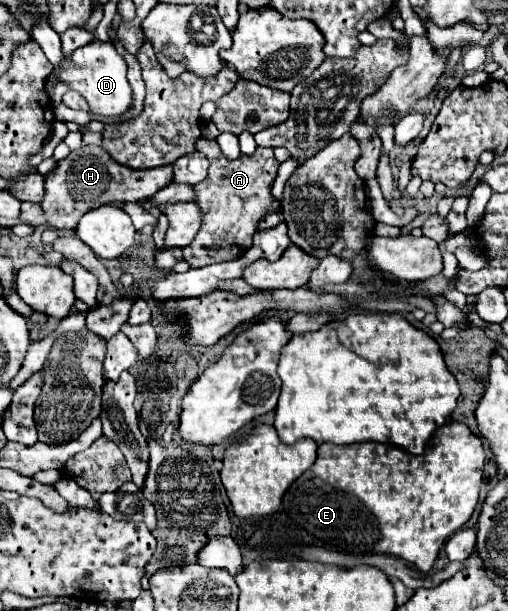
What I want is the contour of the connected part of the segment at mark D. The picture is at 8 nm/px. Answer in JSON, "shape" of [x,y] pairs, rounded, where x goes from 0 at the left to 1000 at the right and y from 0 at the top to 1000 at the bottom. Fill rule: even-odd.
{"shape":[[[183,65],[179,72],[152,79],[136,95],[120,101],[116,134],[132,134],[140,147],[156,151],[171,167],[179,183],[199,190],[234,190],[258,170],[258,141],[250,134],[250,101],[222,79],[219,69]]]}

